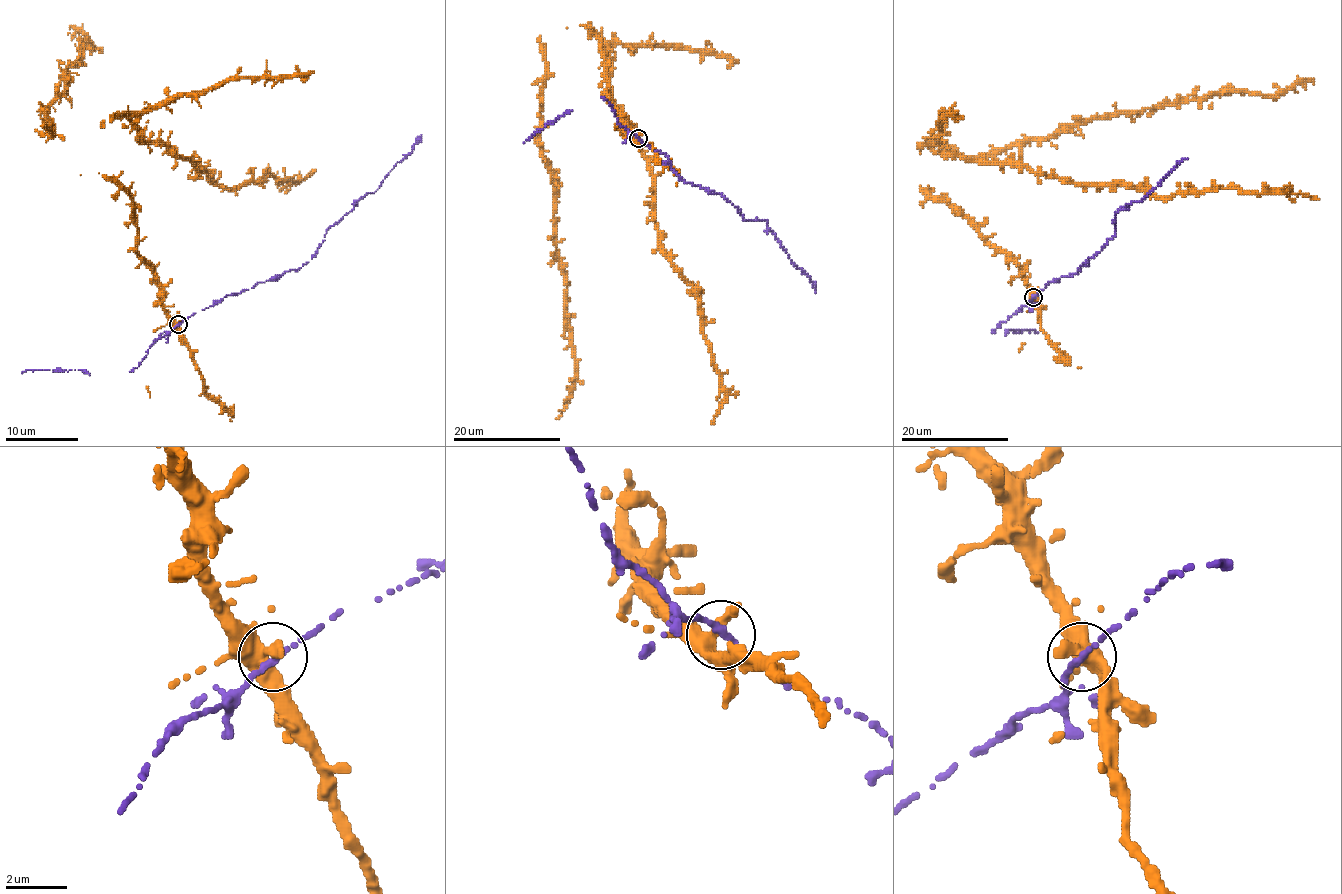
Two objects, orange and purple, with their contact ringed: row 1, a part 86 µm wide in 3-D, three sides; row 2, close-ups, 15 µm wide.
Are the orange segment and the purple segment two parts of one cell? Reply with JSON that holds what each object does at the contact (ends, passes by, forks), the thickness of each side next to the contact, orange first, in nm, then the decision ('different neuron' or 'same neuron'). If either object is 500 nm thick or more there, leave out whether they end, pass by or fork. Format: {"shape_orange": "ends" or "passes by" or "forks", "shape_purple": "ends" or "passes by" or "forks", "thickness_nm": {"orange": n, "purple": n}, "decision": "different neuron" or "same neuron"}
{"shape_orange": "passes by", "shape_purple": "passes by", "thickness_nm": {"orange": 400, "purple": 200}, "decision": "same neuron"}

